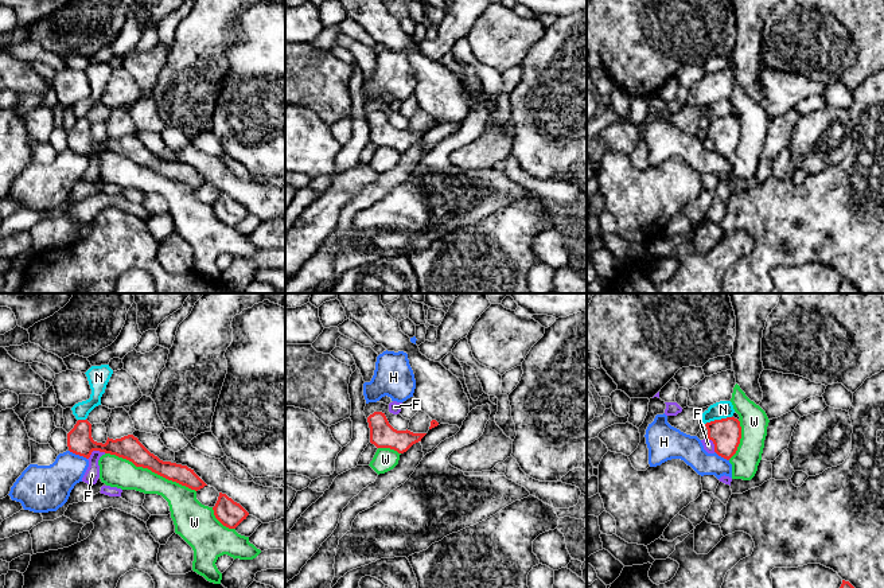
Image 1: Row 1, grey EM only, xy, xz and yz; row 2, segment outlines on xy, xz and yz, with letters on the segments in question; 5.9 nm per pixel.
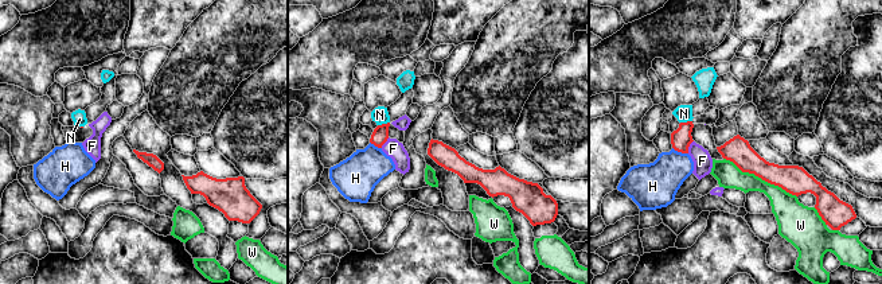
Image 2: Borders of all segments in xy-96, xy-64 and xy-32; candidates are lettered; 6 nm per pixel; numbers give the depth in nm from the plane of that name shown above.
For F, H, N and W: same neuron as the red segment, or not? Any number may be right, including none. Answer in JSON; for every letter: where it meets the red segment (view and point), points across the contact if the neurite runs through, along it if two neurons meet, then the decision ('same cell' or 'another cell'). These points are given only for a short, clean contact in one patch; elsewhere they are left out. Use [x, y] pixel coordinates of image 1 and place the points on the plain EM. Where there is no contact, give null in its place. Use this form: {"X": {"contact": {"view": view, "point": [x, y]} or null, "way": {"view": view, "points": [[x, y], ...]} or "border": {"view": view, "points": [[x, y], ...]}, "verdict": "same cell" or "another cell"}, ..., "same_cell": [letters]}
{"F": {"contact": {"view": "xy", "point": [94, 148]}, "verdict": "another cell"}, "H": {"contact": {"view": "xy", "point": [78, 152]}, "verdict": "another cell"}, "N": {"contact": {"view": "yz", "point": [717, 119]}, "border": {"view": "yz", "points": [[731, 115], [715, 117], [705, 123]]}, "verdict": "another cell"}, "W": {"contact": {"view": "xy", "point": [151, 168]}, "verdict": "another cell"}, "same_cell": []}

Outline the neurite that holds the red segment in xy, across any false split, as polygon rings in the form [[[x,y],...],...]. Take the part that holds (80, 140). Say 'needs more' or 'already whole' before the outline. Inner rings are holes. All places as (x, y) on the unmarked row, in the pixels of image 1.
already whole; [[[78,118],[74,126],[67,132],[69,149],[90,156],[93,149],[100,149],[132,160],[136,166],[148,167],[152,171],[186,184],[191,188],[200,188],[207,184],[195,171],[187,164],[163,160],[151,152],[133,133],[121,137],[109,137],[105,143],[97,141],[91,136],[91,122],[86,118]]]

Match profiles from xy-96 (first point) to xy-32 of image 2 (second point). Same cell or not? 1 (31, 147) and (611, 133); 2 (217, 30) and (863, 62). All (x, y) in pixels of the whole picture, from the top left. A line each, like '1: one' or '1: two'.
1: two
2: two

